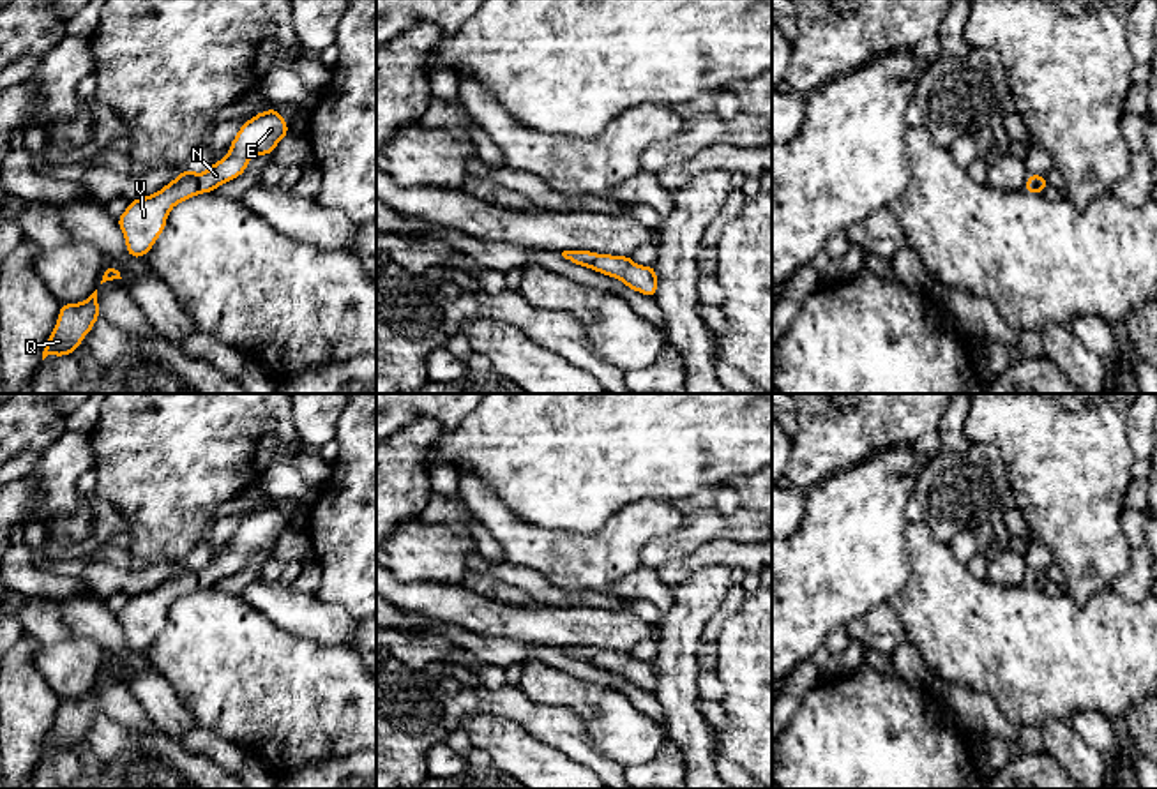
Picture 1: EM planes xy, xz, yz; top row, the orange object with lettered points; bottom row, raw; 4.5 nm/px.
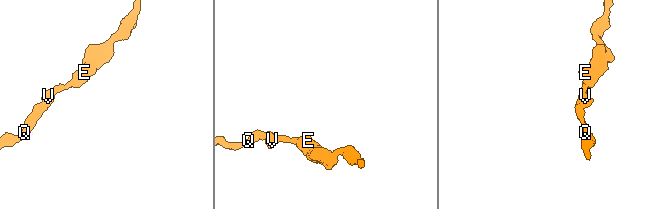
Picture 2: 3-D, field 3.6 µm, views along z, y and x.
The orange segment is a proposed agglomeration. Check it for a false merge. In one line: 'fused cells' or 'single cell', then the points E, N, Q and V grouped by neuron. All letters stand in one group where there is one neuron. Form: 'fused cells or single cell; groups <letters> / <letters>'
single cell; groups E N Q V

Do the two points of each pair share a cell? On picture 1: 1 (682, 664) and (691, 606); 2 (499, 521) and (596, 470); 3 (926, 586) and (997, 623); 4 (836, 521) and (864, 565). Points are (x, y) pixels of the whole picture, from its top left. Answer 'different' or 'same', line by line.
1: same
2: different
3: same
4: same

